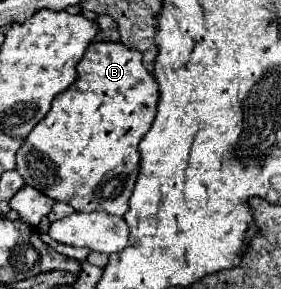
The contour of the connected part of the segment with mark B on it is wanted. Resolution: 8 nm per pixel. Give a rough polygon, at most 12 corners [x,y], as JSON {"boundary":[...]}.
{"boundary":[[91,43],[17,151],[27,185],[123,215],[157,81]]}

